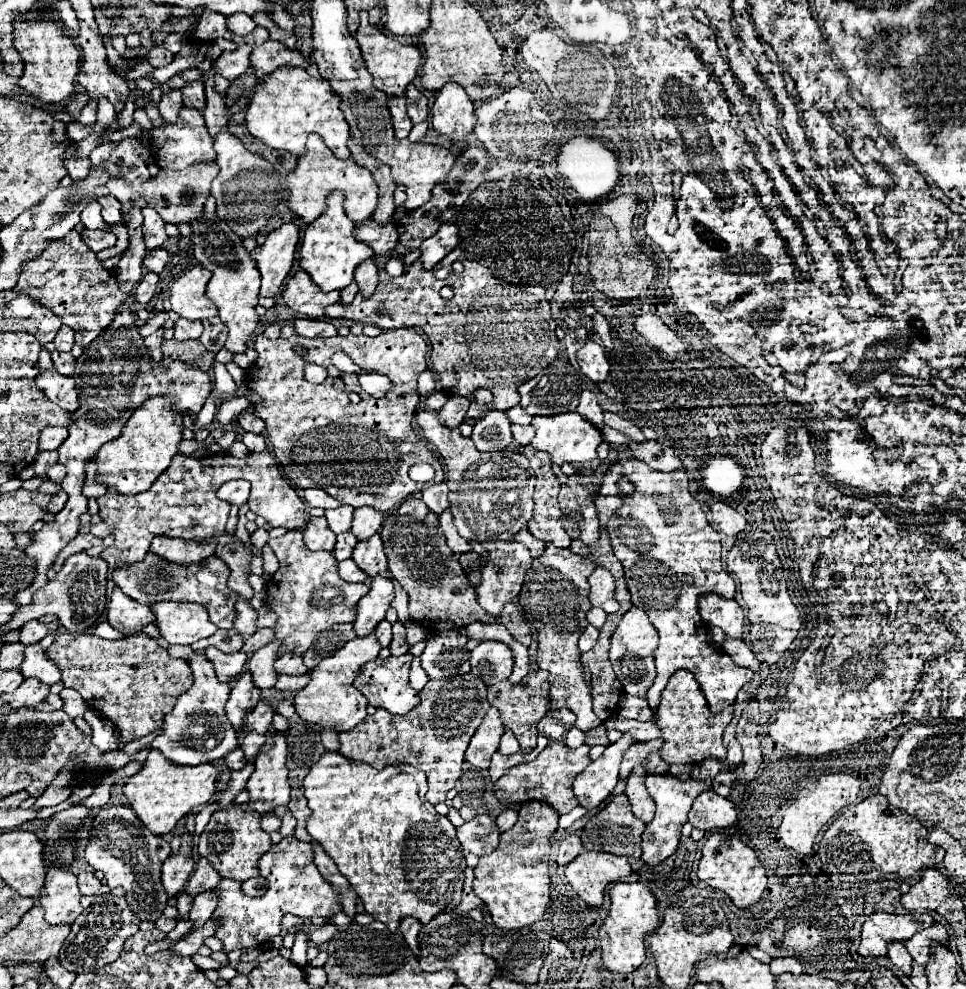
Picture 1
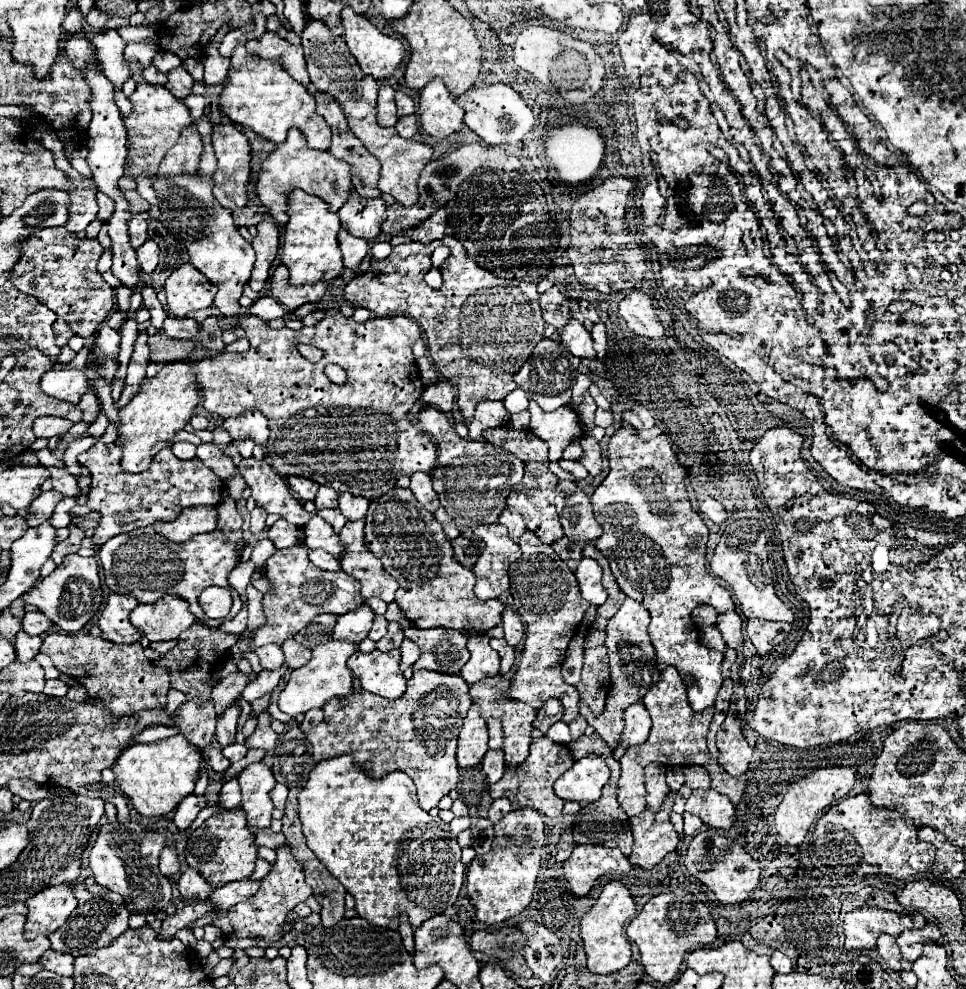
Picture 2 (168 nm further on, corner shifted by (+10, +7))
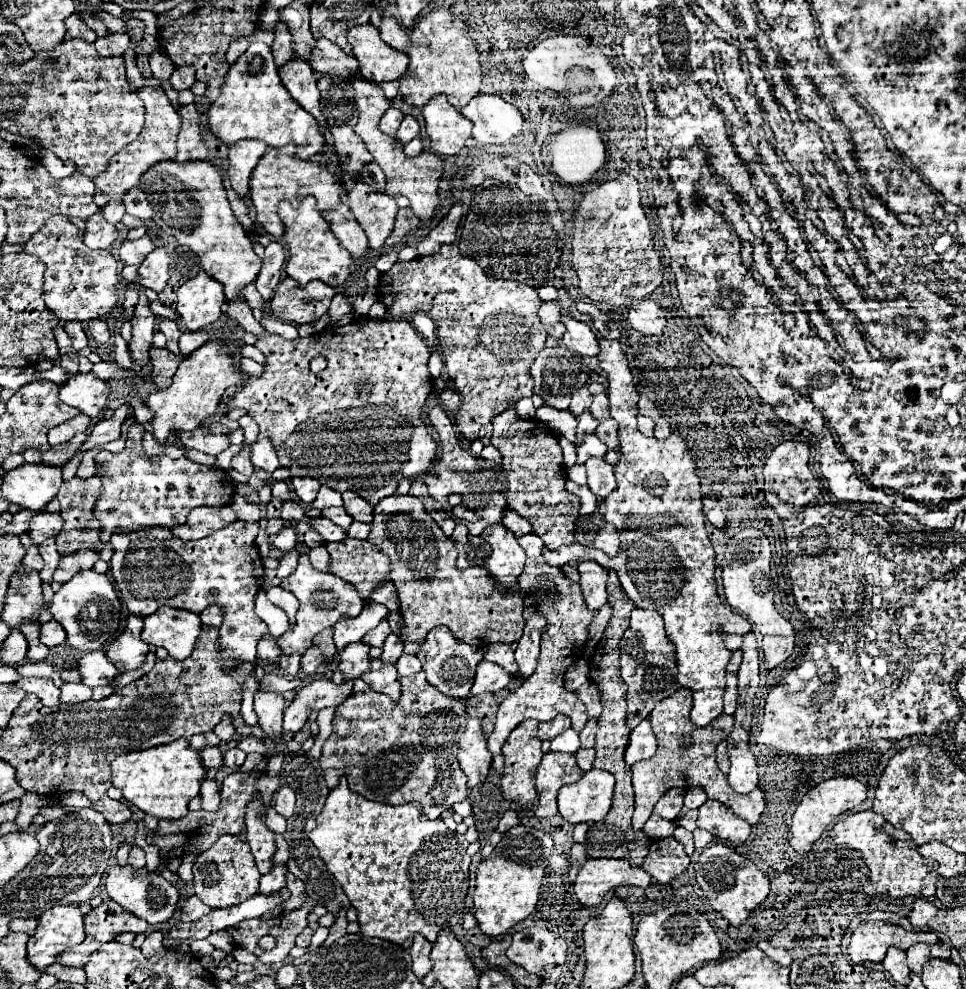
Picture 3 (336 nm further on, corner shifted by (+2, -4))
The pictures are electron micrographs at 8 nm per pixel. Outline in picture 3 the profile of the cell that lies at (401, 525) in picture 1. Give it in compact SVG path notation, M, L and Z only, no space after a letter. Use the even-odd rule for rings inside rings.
M392 495L374 505L374 521L370 523L368 541L392 559L392 583L398 589L400 615L404 617L404 653L416 655L430 629L446 625L460 641L484 647L488 643L514 643L524 629L524 597L526 591L496 591L492 575L481 566L460 571L456 567L456 547L434 519L424 511L418 497Z

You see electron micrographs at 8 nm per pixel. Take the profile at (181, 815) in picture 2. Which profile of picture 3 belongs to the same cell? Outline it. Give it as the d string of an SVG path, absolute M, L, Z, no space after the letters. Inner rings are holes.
M204 779L200 795L202 795L202 809L216 811L220 807L220 787L216 779Z

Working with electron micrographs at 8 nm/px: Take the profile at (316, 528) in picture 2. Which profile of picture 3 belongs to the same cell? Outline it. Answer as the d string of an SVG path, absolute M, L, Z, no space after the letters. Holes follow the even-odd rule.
M346 539L342 543L326 543L330 553L330 573L350 583L358 595L368 601L376 585L390 581L390 559L372 543L360 541L360 539Z

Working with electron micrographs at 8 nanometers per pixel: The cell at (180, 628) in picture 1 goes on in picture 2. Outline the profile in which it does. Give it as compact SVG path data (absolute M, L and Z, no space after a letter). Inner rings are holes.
M164 596L156 602L152 602L152 604L138 604L132 610L130 616L132 616L132 624L136 628L140 628L148 636L150 642L154 642L154 640L174 640L196 622L196 616L188 610L188 602L180 600L180 596Z

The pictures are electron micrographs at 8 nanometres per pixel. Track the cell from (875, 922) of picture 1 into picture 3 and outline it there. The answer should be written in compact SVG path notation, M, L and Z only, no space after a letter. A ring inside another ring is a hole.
M866 921L854 929L848 945L848 955L852 963L880 963L884 961L890 945L908 951L908 947L918 943L934 945L938 943L938 937L932 931L906 931L898 925L890 925L884 921Z

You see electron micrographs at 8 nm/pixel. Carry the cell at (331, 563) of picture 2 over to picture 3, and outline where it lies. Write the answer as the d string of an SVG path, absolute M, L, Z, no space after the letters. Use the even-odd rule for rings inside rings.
M320 545L320 547L314 547L310 553L310 563L314 569L318 571L328 571L328 551L326 551L326 545Z

